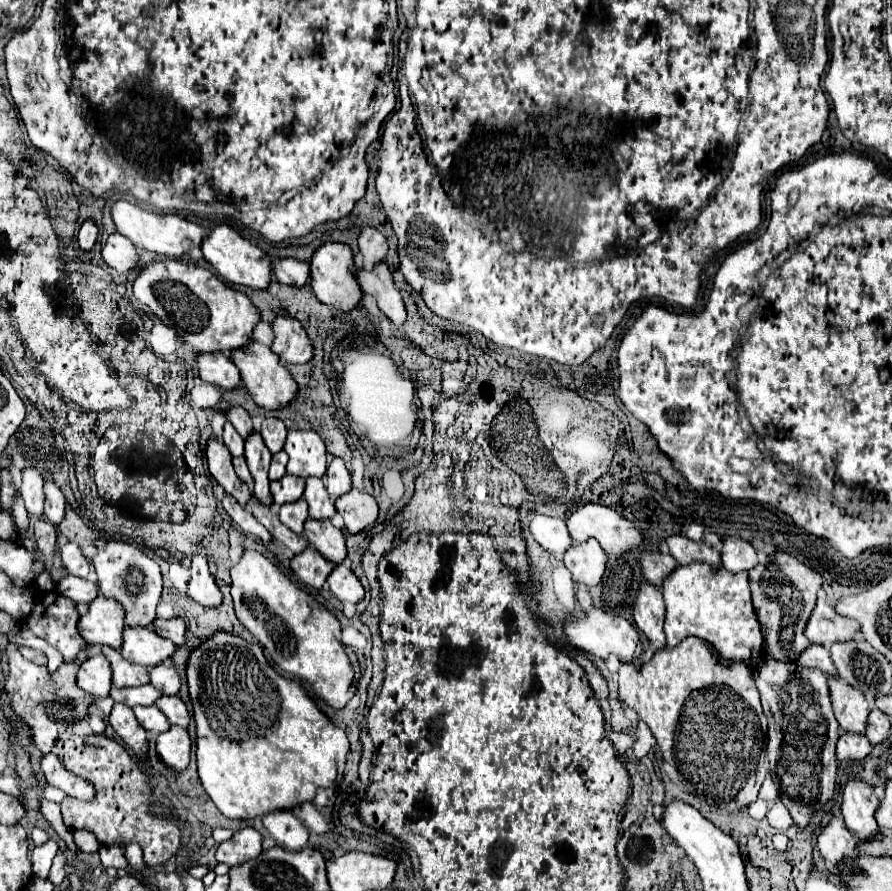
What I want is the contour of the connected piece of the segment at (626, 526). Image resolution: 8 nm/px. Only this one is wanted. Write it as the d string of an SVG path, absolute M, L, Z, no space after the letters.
M584 503L566 515L566 525L574 541L594 537L608 555L622 555L642 543L640 531L618 515L612 507L598 503Z

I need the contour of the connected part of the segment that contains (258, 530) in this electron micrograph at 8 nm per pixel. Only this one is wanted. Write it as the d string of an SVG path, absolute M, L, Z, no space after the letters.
M224 495L222 507L224 507L224 511L232 517L232 521L236 523L236 527L240 527L244 533L256 535L256 537L260 537L264 543L268 543L268 541L272 539L272 535L268 533L268 529L264 529L264 525L260 525L260 521L256 521L256 517L254 517L246 507L240 507L234 497Z

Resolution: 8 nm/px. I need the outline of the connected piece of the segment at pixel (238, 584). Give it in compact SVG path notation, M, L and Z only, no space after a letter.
M246 549L230 569L230 577L236 617L260 641L264 653L282 671L310 683L328 705L342 709L357 692L361 668L342 643L340 621L258 551Z

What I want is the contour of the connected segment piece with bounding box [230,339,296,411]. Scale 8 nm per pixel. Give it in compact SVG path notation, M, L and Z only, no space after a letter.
M252 339L244 349L230 351L230 357L232 357L234 365L240 369L240 377L244 381L248 393L256 401L256 405L270 411L270 409L280 409L294 399L296 383L294 383L290 371L284 365L280 365L280 359L276 357L276 353L268 345L262 345Z

